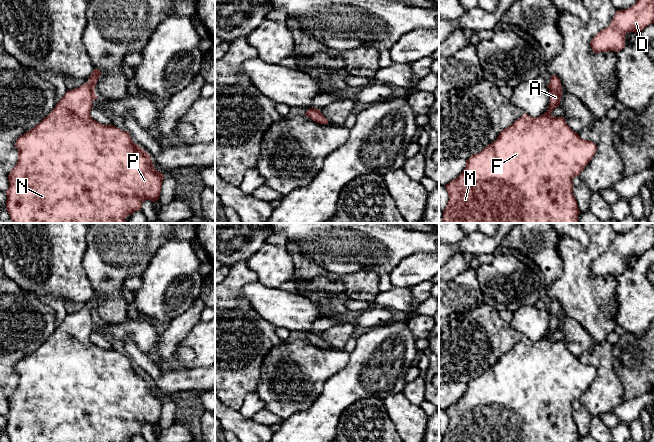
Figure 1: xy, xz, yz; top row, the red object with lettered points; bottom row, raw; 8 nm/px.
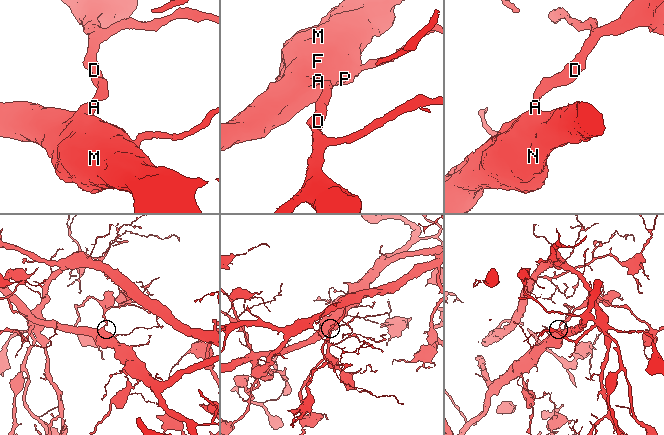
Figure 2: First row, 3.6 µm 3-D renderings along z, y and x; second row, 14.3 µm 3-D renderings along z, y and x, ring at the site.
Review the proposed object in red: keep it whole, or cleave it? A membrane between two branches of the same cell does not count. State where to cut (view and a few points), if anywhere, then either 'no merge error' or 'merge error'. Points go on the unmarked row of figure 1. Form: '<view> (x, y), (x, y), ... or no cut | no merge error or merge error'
no cut | no merge error

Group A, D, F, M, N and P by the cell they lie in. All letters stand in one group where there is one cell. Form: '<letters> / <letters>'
A D F M N P

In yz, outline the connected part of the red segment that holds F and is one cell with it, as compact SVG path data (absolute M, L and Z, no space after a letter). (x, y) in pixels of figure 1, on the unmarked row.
M556 299L551 300L548 312L550 327L544 338L534 342L524 337L502 354L493 367L466 384L463 396L445 409L449 424L443 442L578 442L580 435L573 419L572 404L585 393L597 370L574 356L563 340L551 339L560 328L563 314Z

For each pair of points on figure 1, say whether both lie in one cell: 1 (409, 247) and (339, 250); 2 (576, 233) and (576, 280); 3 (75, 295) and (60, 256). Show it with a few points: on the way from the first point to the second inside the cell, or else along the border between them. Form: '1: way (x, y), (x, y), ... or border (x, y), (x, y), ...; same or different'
1: way (392, 247), (356, 247); same
2: border (559, 233), (574, 238), (583, 249), (589, 245); different
3: way (72, 285), (60, 273), (60, 266); same

